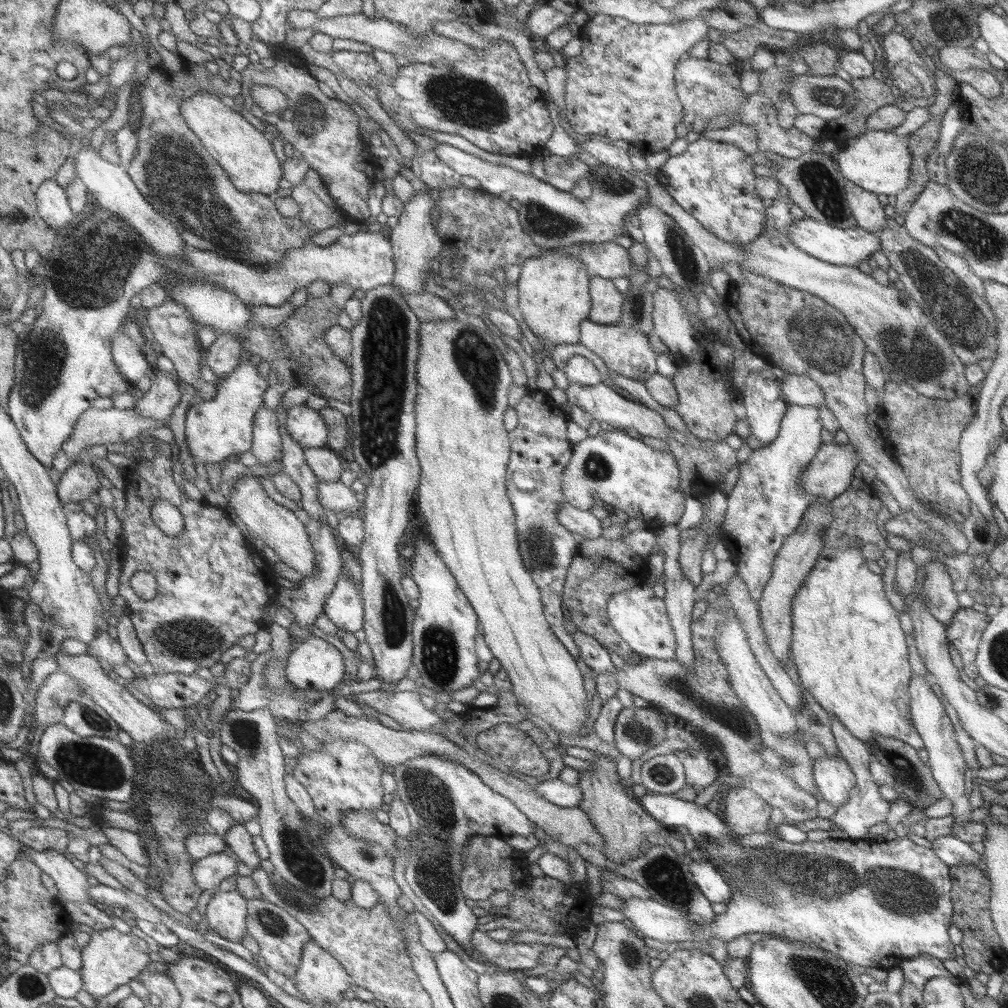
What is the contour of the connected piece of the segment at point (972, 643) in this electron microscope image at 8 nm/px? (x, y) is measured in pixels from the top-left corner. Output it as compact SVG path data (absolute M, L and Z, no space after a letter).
M971 607L960 608L953 613L951 622L946 626L950 642L961 657L961 672L970 679L977 678L974 658L982 630L988 626L989 619L985 613L976 612Z

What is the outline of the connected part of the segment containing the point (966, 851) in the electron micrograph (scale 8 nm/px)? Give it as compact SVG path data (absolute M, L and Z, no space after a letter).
M951 835L939 836L930 842L930 849L945 866L973 865L982 860L982 855L977 854L969 844L961 842Z

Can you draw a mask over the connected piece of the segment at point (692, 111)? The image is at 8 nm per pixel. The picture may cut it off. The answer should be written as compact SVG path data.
M688 57L683 62L676 62L674 72L674 87L677 100L682 106L680 124L691 132L700 133L708 120L716 116L730 116L733 123L744 124L754 128L756 150L772 152L783 158L797 158L809 152L815 140L791 126L787 130L777 124L776 109L770 105L767 91L761 89L746 95L739 88L739 70L736 64L726 66L711 60L697 60Z

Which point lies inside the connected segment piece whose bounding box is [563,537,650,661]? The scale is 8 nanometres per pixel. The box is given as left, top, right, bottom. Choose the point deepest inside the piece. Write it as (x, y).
(601, 567)

